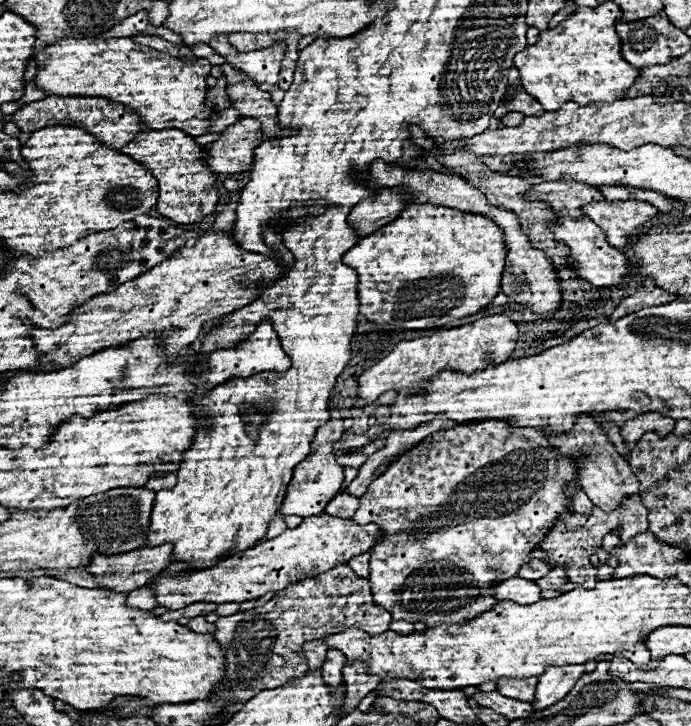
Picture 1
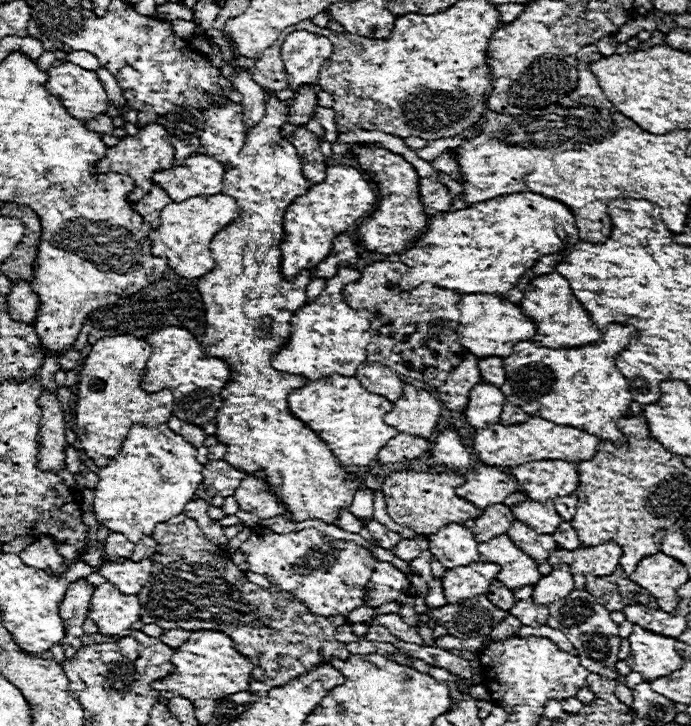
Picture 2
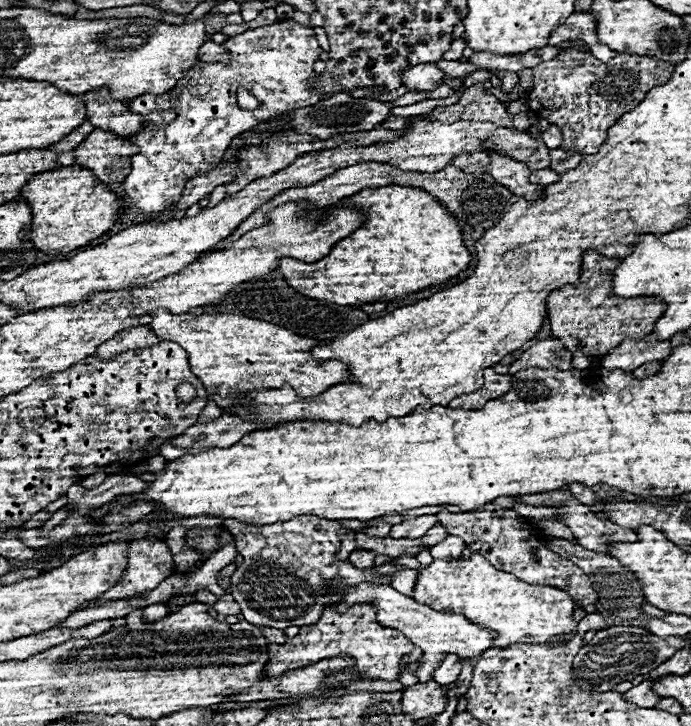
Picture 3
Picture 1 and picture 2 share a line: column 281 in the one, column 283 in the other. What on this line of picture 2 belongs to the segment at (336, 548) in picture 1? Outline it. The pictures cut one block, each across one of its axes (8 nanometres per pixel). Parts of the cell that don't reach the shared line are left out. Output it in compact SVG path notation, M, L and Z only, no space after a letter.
M256 526L246 542L242 554L250 564L250 572L266 576L274 586L290 592L312 614L320 616L348 616L350 610L364 604L364 588L374 572L370 550L354 542L334 540L314 528L290 534L276 534Z

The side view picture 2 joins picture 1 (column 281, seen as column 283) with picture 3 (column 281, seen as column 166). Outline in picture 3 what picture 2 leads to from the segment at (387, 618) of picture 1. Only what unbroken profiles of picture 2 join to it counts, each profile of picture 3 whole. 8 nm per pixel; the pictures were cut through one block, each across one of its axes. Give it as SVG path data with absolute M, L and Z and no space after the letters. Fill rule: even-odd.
M294 518L292 522L274 522L272 526L248 526L248 522L224 522L224 526L234 534L238 554L244 558L242 564L236 566L232 574L232 588L230 594L240 604L240 610L244 618L256 626L270 626L278 630L286 630L288 626L308 626L316 622L328 602L336 598L336 594L342 594L348 586L356 586L356 582L388 582L392 580L392 574L404 570L400 564L384 564L384 566L372 566L368 570L360 570L352 566L348 560L338 560L338 550L342 546L340 536L346 534L346 528L340 528L336 522L328 522L322 518ZM332 578L340 578L340 590L336 594L330 594L330 590L324 590Z

